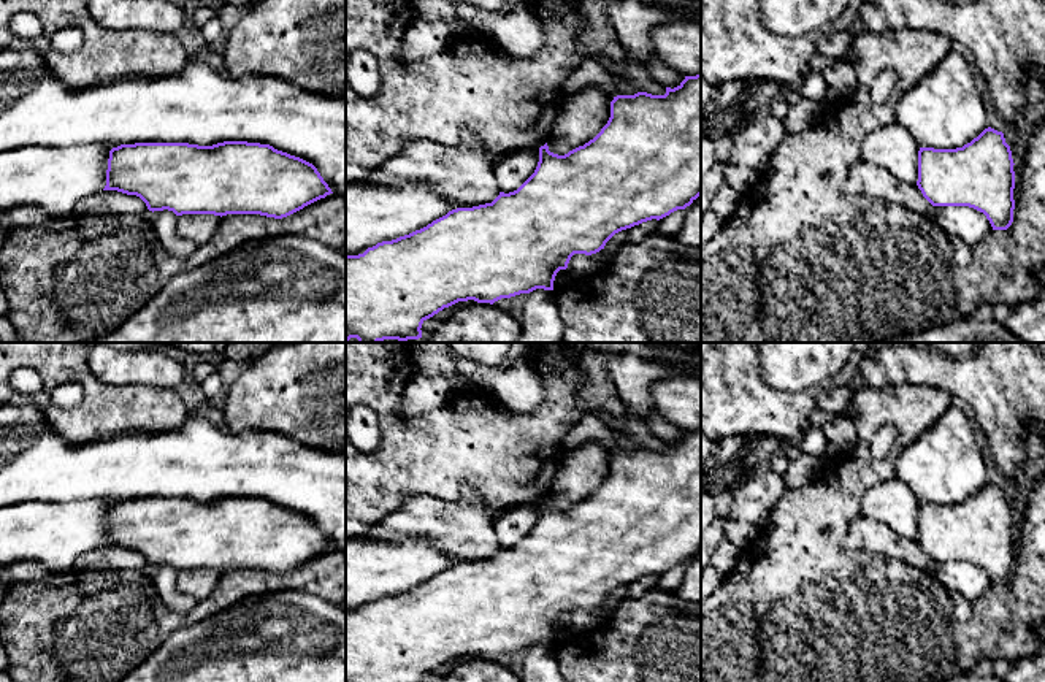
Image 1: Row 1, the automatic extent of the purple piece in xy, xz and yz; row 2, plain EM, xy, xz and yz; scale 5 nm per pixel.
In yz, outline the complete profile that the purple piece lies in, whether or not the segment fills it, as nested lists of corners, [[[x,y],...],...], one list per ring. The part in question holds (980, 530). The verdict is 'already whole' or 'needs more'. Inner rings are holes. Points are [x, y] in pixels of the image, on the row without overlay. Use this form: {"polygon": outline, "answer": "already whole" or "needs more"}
{"polygon": [[[991,482],[963,503],[918,506],[917,541],[932,561],[969,561],[986,571],[993,585],[1007,585],[1013,577],[1015,527],[1004,489]]], "answer": "already whole"}

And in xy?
{"polygon": [[[224,496],[212,501],[189,498],[135,498],[109,506],[106,541],[140,552],[149,566],[182,569],[260,569],[282,574],[333,549],[317,523],[270,500]]], "answer": "already whole"}

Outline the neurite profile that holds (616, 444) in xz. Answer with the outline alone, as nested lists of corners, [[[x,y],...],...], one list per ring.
[[[612,436],[611,443],[606,443],[609,455],[612,457],[617,450],[634,450],[641,447],[636,441],[630,438]]]

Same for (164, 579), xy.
[[[154,566],[152,585],[160,596],[160,601],[176,614],[187,614],[197,604],[198,600],[181,593],[176,587],[178,571],[173,566]]]

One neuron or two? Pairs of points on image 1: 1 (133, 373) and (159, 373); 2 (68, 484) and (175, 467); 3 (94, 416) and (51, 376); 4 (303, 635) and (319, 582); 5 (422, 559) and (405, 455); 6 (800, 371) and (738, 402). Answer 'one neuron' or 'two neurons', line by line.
1: one neuron
2: one neuron
3: one neuron
4: two neurons
5: two neurons
6: two neurons

